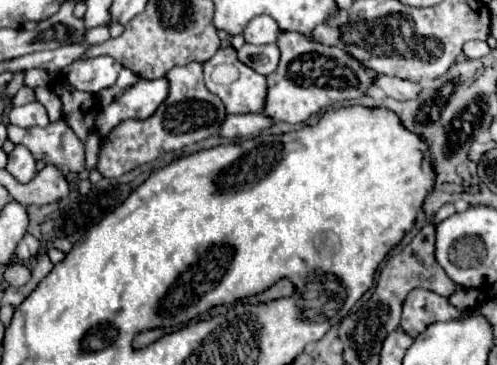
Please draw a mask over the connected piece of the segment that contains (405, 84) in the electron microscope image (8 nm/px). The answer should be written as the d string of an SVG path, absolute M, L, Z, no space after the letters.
M380 74L376 76L374 86L382 88L390 98L396 98L396 100L412 100L422 92L422 88L412 80L390 78L390 76L380 76Z

